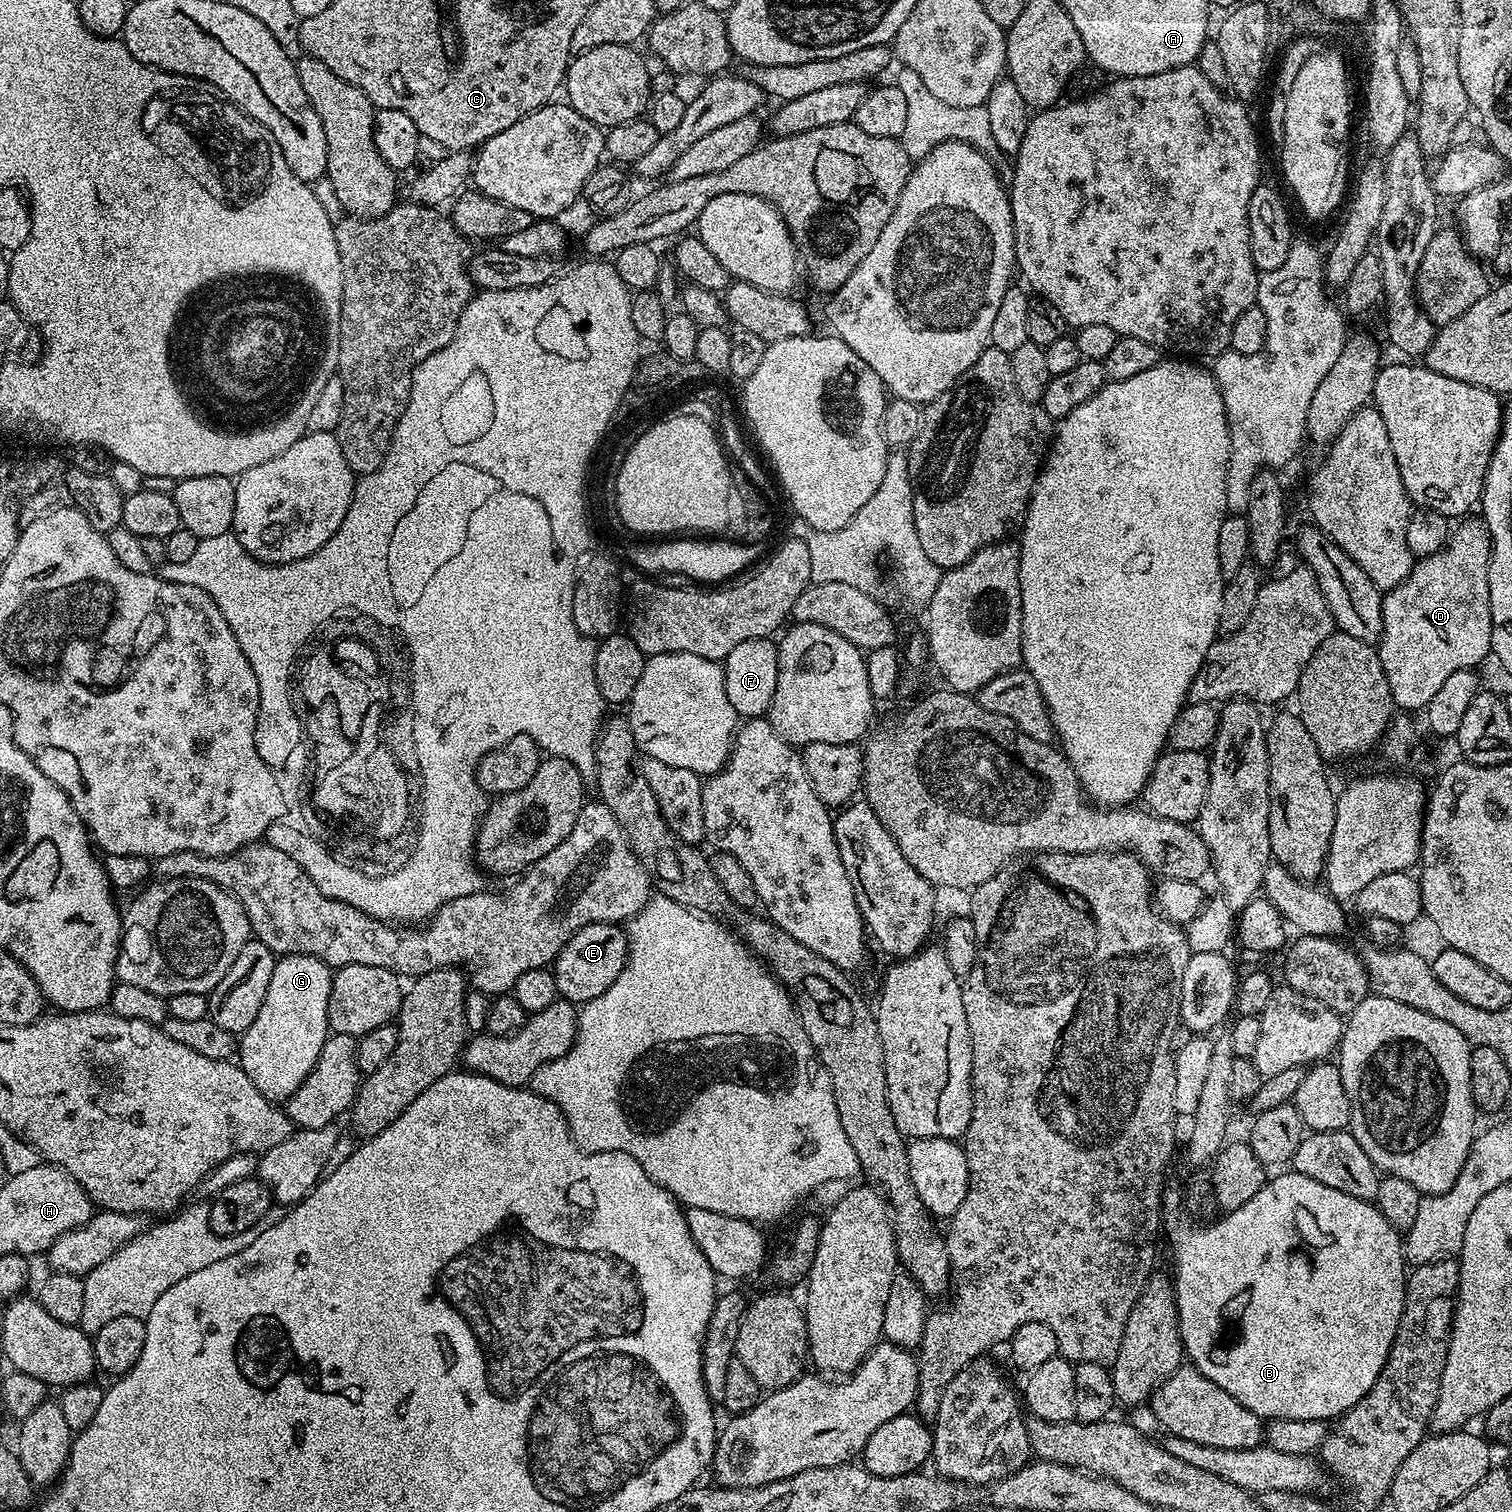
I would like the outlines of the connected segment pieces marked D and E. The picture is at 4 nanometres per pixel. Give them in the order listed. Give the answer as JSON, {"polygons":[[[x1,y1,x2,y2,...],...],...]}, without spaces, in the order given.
{"polygons":[[[1464,518,1459,521,1460,524,1451,529,1450,535,1448,537,1447,544,1444,545,1442,550,1438,550,1433,554,1433,556,1422,556,1419,557,1413,563,1412,569,1410,570,1410,574,1406,577,1401,584,1398,586,1394,586,1393,588,1387,589,1383,593,1384,601,1382,602,1382,634,1380,635,1378,641,1378,651,1380,654,1380,661,1382,662,1382,670,1386,674,1386,682,1390,682,1390,694,1392,695,1393,705,1397,709,1400,710,1412,710,1408,708,1420,708,1420,710,1427,709,1428,703,1430,702,1430,698,1434,698,1434,694,1438,694,1438,689,1446,683,1446,678,1450,678,1450,674,1454,674,1454,670,1466,670,1467,668,1475,669,1477,667,1476,664,1480,664,1484,659,1489,659,1490,653,1492,651,1492,611,1490,610,1490,582,1488,581,1488,567,1490,566,1490,562,1492,561,1492,540,1488,536,1488,528,1484,525,1483,519,1476,518,1476,520,1468,520,1472,518]],[[619,923,587,924,566,942,551,965,556,995,561,1000,582,1006,610,990,628,965,628,933]]]}

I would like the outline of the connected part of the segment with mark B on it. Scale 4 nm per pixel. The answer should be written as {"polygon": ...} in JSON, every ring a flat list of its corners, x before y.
{"polygon":[[1291,1170,1284,1171,1281,1176,1276,1176,1273,1180,1271,1177,1271,1179,1265,1182,1262,1190,1258,1190,1258,1194,1254,1194,1254,1198,1250,1198,1250,1202,1246,1202,1246,1206,1238,1206,1238,1210,1233,1212,1224,1212,1223,1215,1213,1220,1207,1226,1184,1214,1179,1216,1178,1213,1172,1212,1168,1216,1167,1213,1166,1232,1168,1228,1168,1240,1172,1243,1172,1264,1176,1267,1176,1272,1174,1271,1174,1287,1176,1290,1178,1322,1180,1323,1180,1337,1184,1343,1185,1357,1190,1361,1192,1367,1202,1374,1206,1374,1206,1378,1210,1378,1210,1382,1218,1382,1218,1386,1222,1386,1222,1390,1226,1390,1226,1394,1238,1398,1238,1402,1242,1402,1242,1406,1246,1406,1246,1410,1250,1410,1256,1416,1268,1422,1273,1420,1322,1420,1328,1422,1331,1421,1331,1416,1339,1418,1345,1412,1349,1412,1372,1389,1378,1374,1382,1374,1382,1366,1386,1366,1386,1358,1390,1354,1392,1343,1398,1334,1400,1319,1404,1313,1404,1285,1406,1283,1404,1245,1401,1233,1397,1232,1394,1226,1390,1226,1390,1222,1386,1222,1386,1218,1381,1214,1375,1203,1362,1198,1354,1198,1350,1194,1342,1194,1342,1190,1334,1190,1334,1186,1322,1186,1322,1182,1314,1182,1314,1178,1306,1178,1306,1174,1298,1174]]}

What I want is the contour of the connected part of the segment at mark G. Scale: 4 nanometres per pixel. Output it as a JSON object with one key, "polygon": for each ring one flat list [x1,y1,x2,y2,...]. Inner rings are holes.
{"polygon":[[282,956,274,966,274,978,270,978,270,986,266,990,266,998,262,1002,262,1010,258,1010,258,1018,250,1022,250,1026,238,1040,238,1063,240,1069,262,1090,266,1099,273,1102,287,1102,302,1086,306,1074,314,1070,318,1062,318,1054,322,1054,322,1046,328,1041,328,1003,330,1002,330,986,334,972,328,965,313,956]]}

